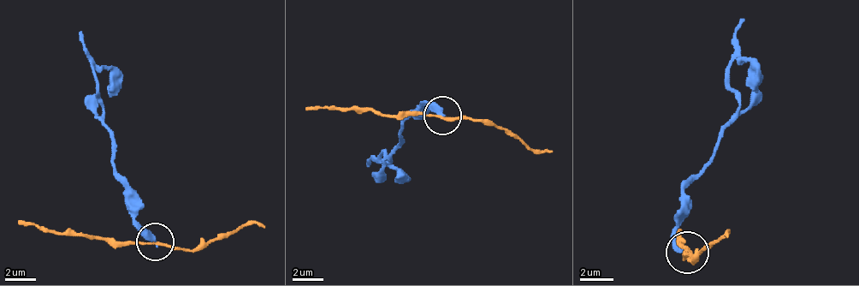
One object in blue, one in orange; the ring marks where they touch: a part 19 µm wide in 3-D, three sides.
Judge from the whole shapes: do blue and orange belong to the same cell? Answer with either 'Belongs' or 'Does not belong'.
Does not belong

